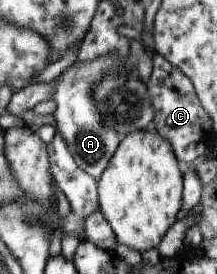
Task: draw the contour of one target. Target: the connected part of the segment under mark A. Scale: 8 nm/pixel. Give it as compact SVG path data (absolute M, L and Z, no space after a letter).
M113 53L110 56L96 58L84 64L74 61L56 78L57 84L52 97L56 102L56 108L51 113L55 121L55 129L64 138L74 163L96 181L118 147L120 139L114 130L105 128L101 124L99 113L91 99L91 87L100 81L101 71L108 70L112 73L119 69L119 64L113 57Z

